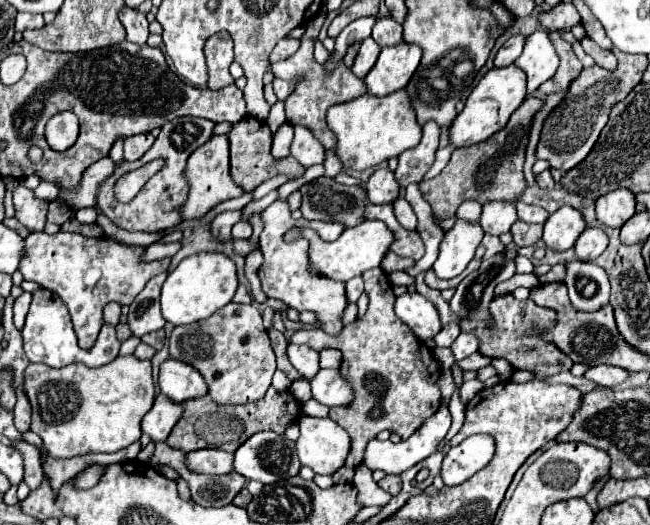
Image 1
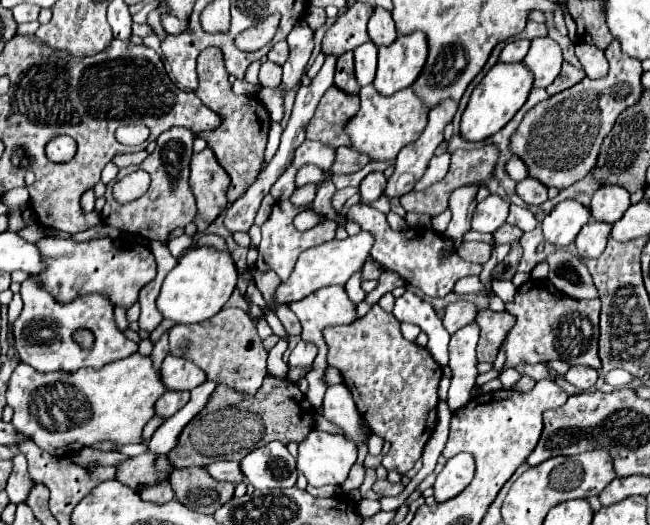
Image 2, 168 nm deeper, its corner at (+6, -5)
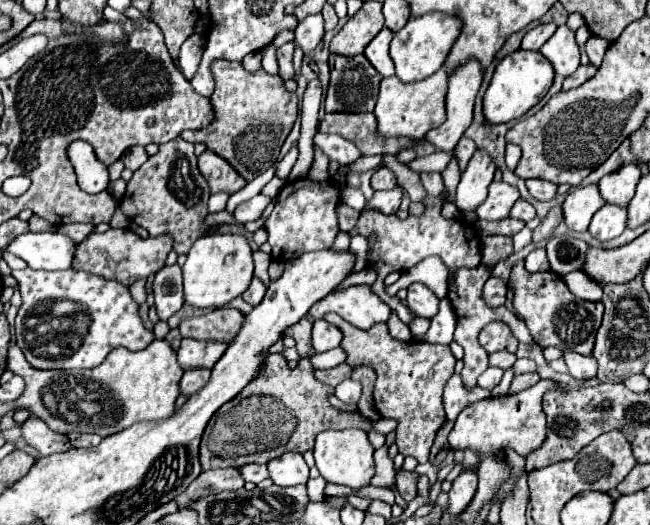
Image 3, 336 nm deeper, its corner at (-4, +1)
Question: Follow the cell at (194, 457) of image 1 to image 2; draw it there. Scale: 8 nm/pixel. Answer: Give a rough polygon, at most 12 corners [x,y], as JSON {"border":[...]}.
{"border":[[217,460],[205,470],[215,480],[239,484],[241,468],[231,460]]}

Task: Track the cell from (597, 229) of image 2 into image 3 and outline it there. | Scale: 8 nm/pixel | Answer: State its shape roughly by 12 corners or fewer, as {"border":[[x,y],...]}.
{"border":[[605,204],[589,232],[613,240],[627,228],[627,208]]}

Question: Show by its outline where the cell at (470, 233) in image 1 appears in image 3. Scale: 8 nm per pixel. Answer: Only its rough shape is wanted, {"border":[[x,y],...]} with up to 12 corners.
{"border":[[477,150],[461,174],[457,208],[473,212],[493,182],[495,162]]}

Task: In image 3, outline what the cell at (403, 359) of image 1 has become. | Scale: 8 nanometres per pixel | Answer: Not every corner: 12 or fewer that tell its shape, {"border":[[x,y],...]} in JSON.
{"border":[[333,312],[349,366],[375,368],[398,452],[427,462],[445,422],[451,348],[403,344]]}

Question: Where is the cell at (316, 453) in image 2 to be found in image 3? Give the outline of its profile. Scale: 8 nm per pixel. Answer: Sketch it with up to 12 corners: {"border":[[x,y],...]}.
{"border":[[325,430],[315,462],[331,484],[353,490],[375,474],[365,430]]}

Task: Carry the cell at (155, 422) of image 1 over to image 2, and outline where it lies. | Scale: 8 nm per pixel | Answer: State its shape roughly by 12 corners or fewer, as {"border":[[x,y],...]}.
{"border":[[165,392],[155,416],[167,420],[189,402],[189,392]]}

